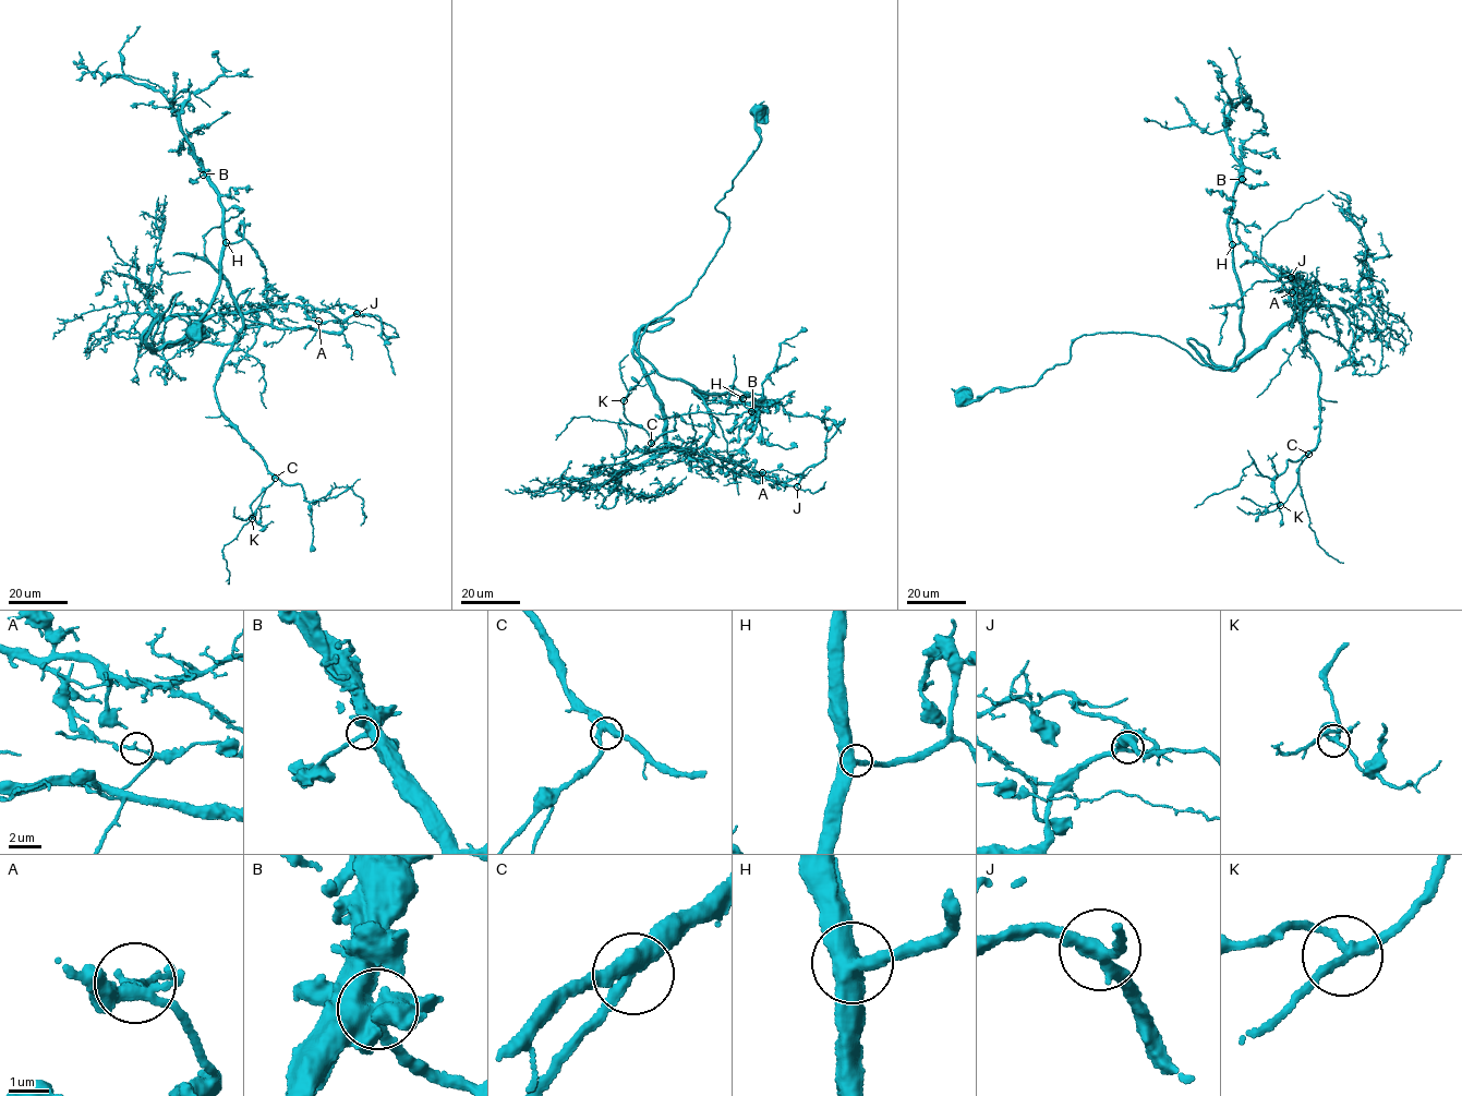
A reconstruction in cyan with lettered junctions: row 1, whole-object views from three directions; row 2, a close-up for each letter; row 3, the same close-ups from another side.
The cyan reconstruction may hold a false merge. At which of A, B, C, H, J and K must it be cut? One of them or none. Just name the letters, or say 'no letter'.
A

